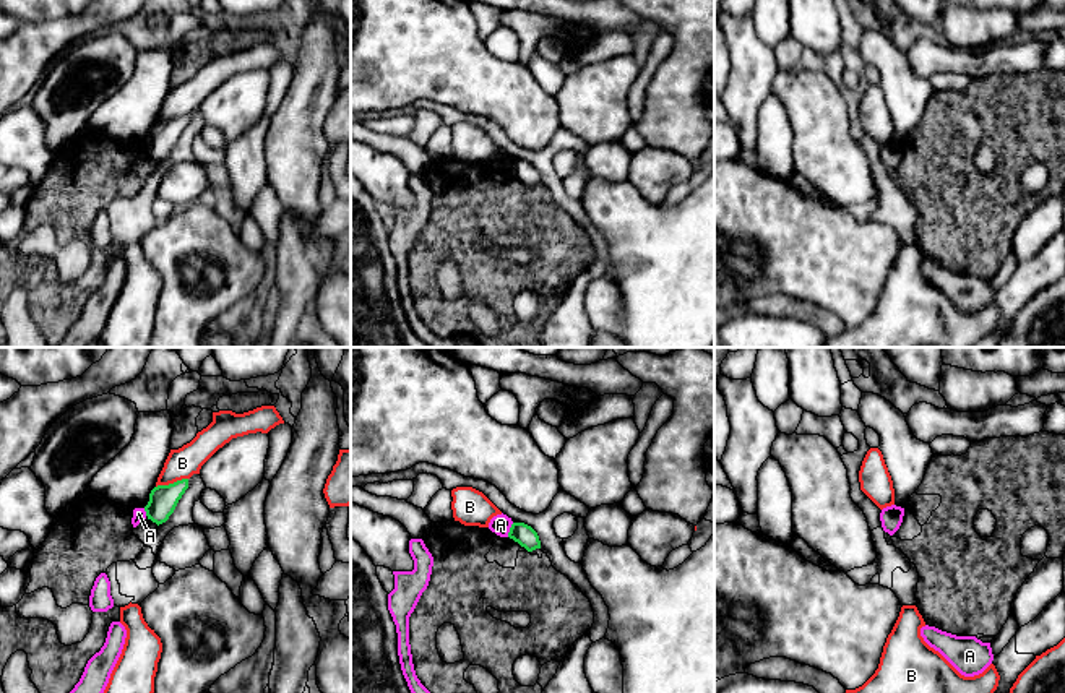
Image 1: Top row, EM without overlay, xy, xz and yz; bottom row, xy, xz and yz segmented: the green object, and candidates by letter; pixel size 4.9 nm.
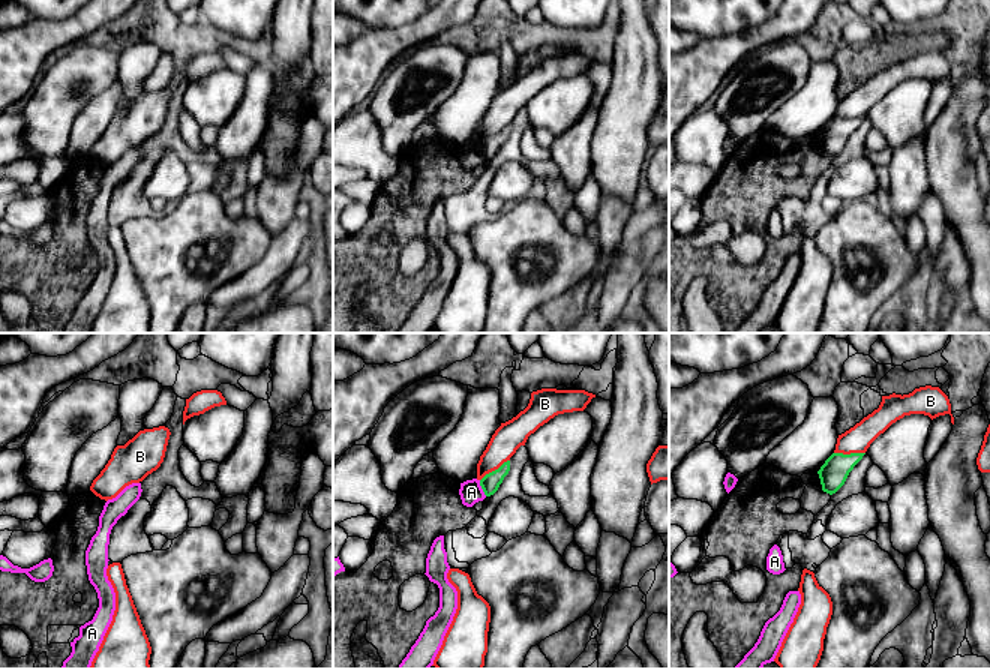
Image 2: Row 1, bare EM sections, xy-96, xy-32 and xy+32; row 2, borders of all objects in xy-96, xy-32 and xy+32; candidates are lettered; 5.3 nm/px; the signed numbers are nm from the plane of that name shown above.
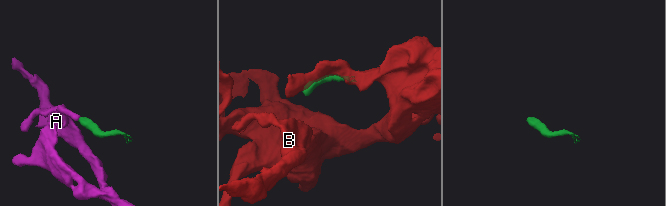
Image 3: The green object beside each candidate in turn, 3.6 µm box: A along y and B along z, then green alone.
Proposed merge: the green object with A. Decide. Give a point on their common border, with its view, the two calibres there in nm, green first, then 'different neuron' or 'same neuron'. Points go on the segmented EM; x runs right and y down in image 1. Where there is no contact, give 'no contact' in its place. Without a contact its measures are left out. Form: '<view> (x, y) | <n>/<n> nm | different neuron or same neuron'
xz (510, 529) | 100/100 nm | different neuron

